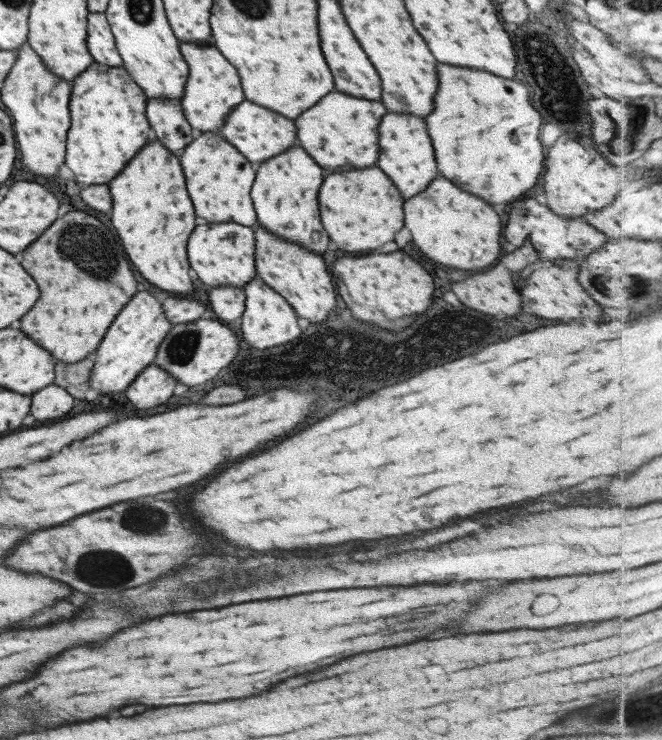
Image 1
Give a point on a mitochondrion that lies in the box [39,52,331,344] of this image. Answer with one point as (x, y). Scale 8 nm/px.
(83, 245)

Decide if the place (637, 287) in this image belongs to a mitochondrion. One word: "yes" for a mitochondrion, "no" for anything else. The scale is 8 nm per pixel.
yes

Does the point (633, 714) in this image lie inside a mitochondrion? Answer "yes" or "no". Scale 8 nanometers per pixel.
yes

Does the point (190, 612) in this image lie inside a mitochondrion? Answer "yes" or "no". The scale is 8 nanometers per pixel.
no

